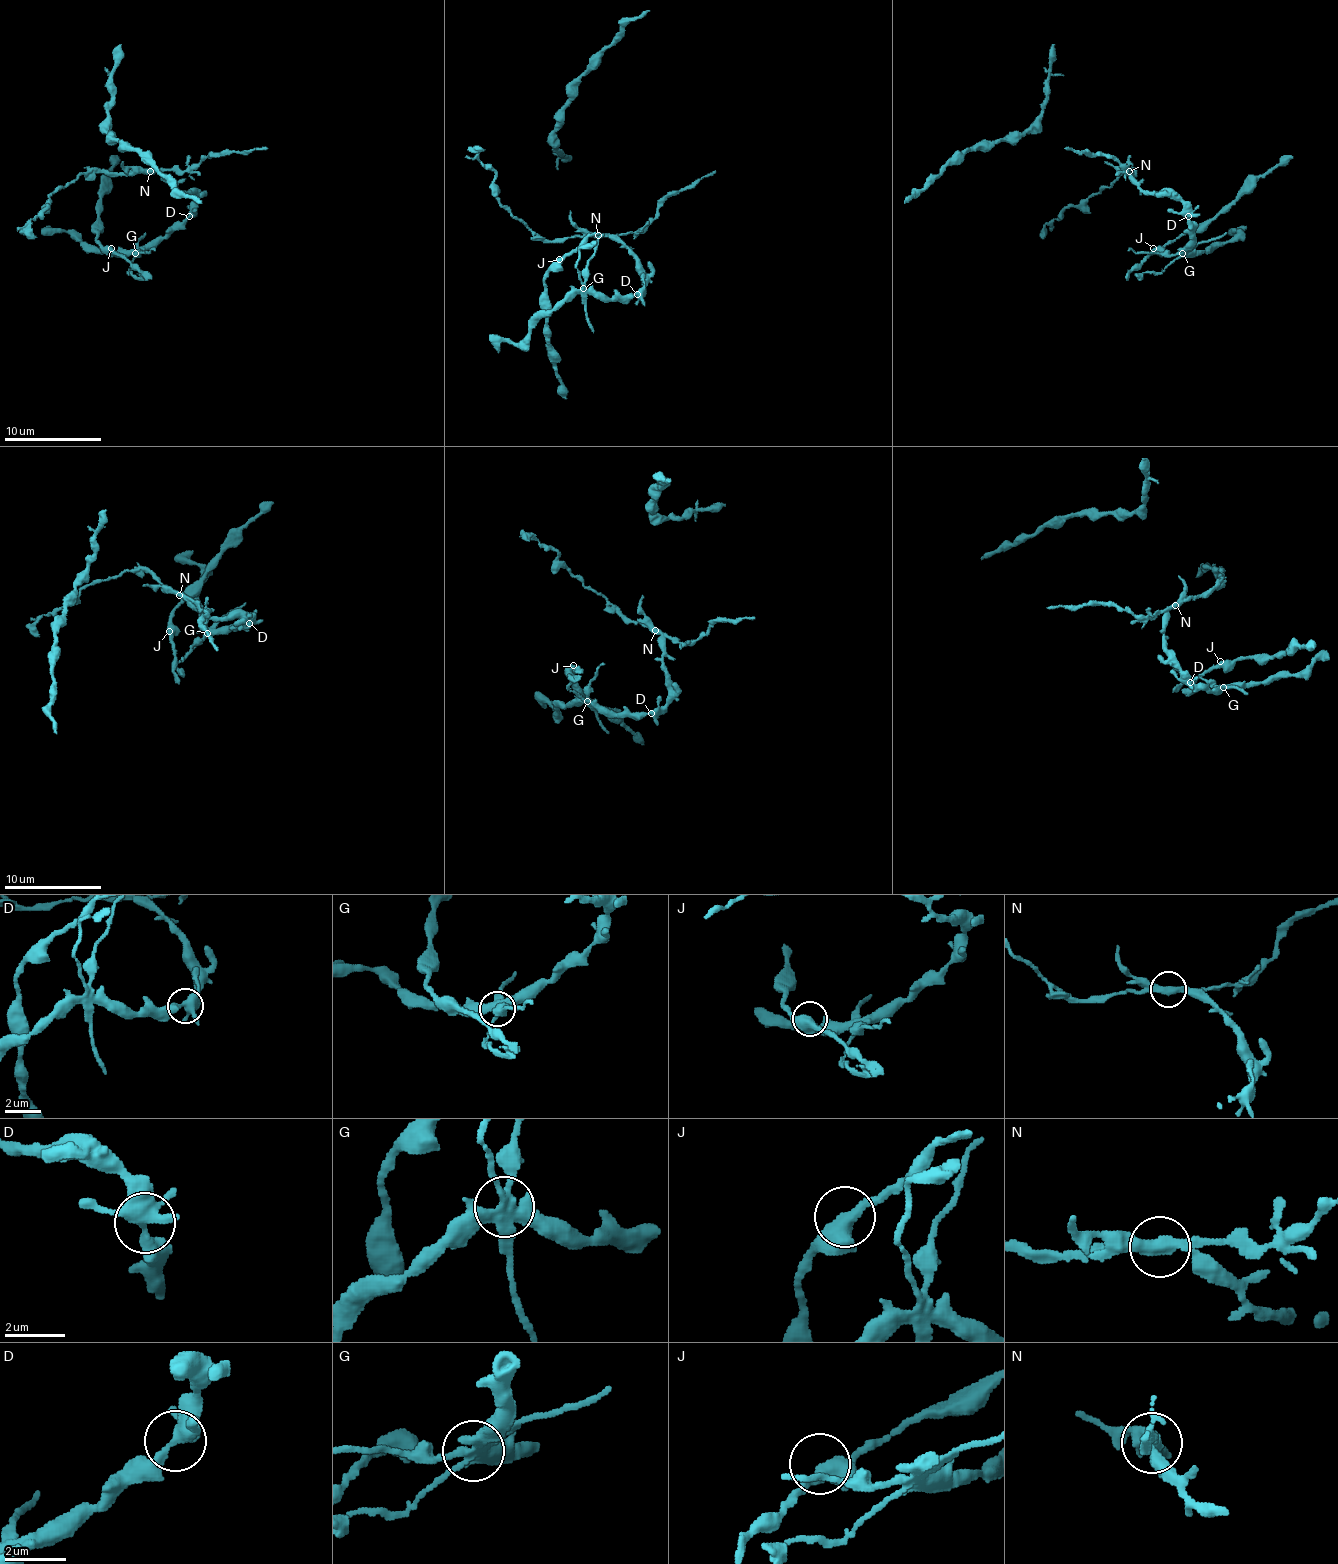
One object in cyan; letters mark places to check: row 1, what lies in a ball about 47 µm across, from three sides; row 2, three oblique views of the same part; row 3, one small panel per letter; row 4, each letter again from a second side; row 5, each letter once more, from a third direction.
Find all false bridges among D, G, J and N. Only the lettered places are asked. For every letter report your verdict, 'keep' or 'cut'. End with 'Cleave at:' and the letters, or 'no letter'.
D: keep
G: cut
J: keep
N: cut
Cleave at: G, N

